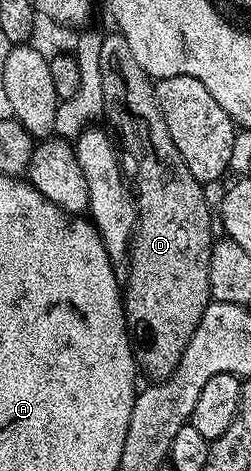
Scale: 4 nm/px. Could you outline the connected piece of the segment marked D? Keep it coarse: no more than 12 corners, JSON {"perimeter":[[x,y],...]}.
{"perimeter":[[118,32],[99,92],[131,196],[133,364],[164,382],[211,297],[202,179]]}

